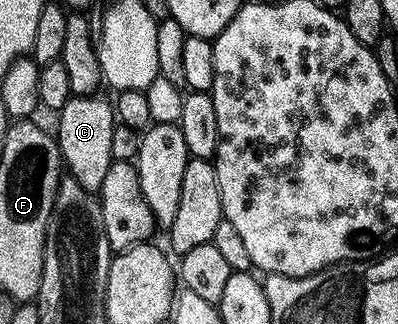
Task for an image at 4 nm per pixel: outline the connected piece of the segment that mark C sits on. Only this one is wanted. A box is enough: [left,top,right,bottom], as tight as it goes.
[58,94,115,193]

